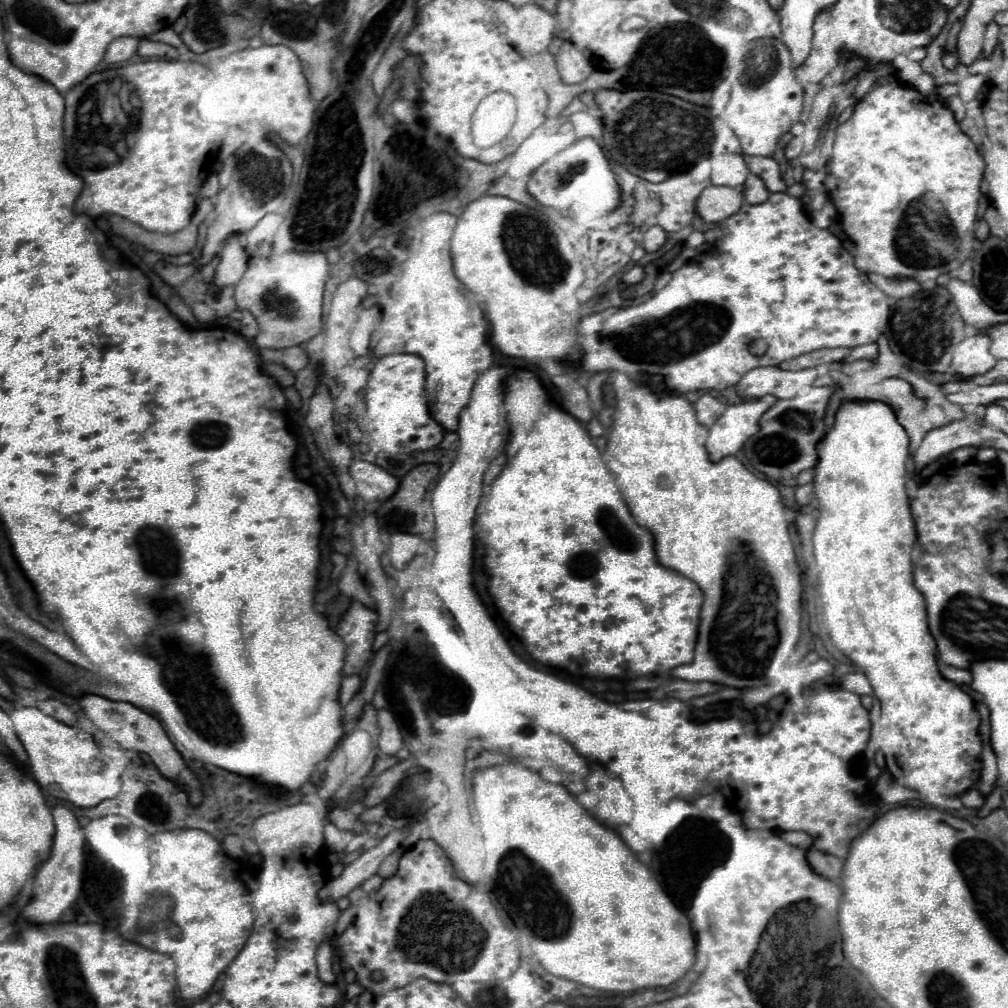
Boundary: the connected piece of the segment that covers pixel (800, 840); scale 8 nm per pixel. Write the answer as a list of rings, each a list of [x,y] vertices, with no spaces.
[[[782,832],[780,836],[782,836],[788,844],[794,844],[794,846],[798,846],[798,848],[810,848],[812,842],[814,842],[814,838],[812,838],[810,834],[806,834],[806,832]]]

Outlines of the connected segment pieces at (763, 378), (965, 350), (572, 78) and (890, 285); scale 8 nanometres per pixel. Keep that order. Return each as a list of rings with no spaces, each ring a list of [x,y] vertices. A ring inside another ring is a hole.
[[[772,366],[754,368],[742,376],[742,380],[736,384],[736,392],[742,400],[758,400],[766,394],[772,394],[776,398],[792,398],[802,386],[812,384],[816,378],[816,368],[798,372],[784,372]]]
[[[974,334],[962,340],[952,352],[950,372],[960,376],[962,380],[972,380],[974,376],[986,374],[996,366],[996,358],[988,352],[990,340],[984,334]]]
[[[572,42],[562,44],[556,56],[556,66],[558,66],[562,82],[566,84],[580,84],[594,72],[588,58]]]
[[[870,274],[870,280],[886,294],[892,298],[910,298],[922,290],[920,282],[916,280],[896,280],[896,278],[886,278],[886,276],[876,276]]]

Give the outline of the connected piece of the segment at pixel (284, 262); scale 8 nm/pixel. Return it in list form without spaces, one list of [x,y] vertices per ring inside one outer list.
[[[290,250],[270,260],[254,262],[248,266],[244,276],[236,284],[234,300],[240,310],[250,312],[256,320],[258,336],[254,338],[254,342],[258,348],[276,350],[276,348],[302,346],[322,332],[322,296],[324,296],[324,284],[328,278],[328,270],[330,270],[330,262],[324,252],[296,252],[296,250]]]

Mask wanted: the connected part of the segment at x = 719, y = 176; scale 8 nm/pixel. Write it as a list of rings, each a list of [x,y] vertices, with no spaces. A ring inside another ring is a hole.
[[[724,154],[724,156],[718,156],[714,160],[710,182],[714,186],[740,188],[744,184],[744,180],[748,178],[748,174],[750,172],[748,172],[742,156],[738,156],[738,154]]]

